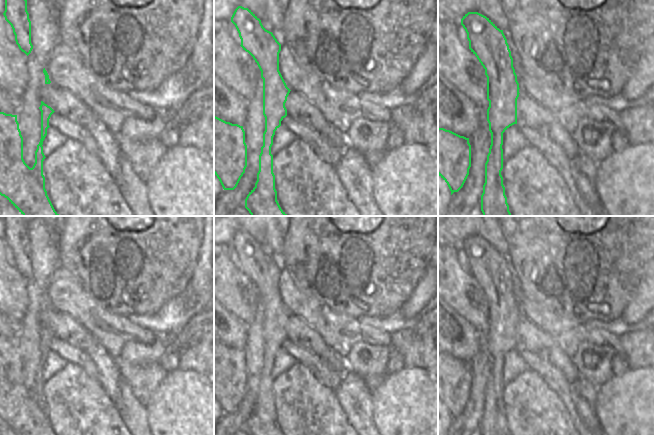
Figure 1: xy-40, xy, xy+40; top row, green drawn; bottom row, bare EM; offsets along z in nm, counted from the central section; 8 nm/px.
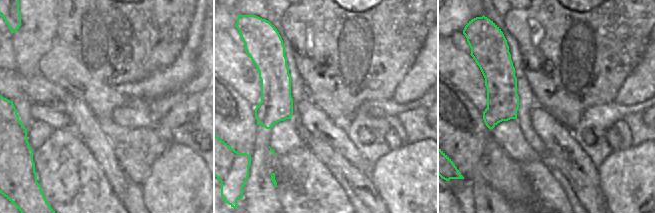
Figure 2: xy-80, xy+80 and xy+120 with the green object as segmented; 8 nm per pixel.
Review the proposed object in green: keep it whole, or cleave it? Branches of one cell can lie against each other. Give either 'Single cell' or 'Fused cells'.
Fused cells

